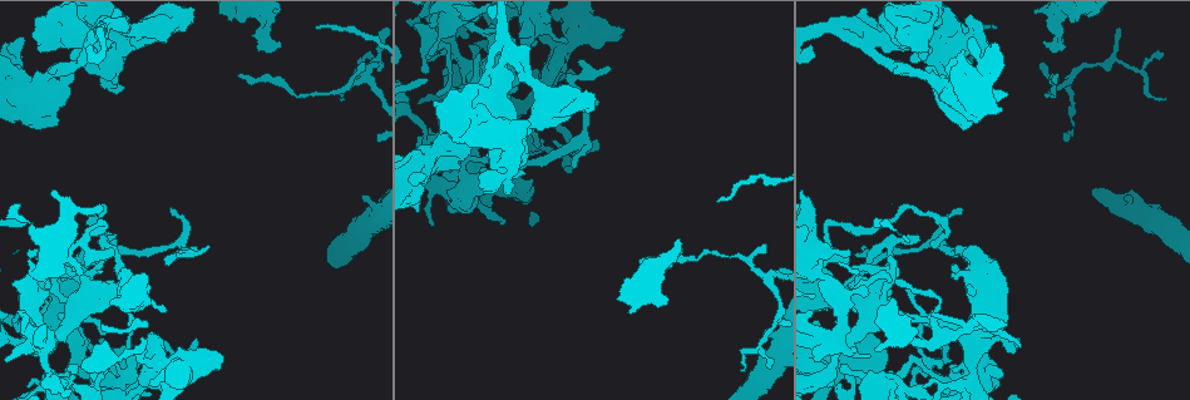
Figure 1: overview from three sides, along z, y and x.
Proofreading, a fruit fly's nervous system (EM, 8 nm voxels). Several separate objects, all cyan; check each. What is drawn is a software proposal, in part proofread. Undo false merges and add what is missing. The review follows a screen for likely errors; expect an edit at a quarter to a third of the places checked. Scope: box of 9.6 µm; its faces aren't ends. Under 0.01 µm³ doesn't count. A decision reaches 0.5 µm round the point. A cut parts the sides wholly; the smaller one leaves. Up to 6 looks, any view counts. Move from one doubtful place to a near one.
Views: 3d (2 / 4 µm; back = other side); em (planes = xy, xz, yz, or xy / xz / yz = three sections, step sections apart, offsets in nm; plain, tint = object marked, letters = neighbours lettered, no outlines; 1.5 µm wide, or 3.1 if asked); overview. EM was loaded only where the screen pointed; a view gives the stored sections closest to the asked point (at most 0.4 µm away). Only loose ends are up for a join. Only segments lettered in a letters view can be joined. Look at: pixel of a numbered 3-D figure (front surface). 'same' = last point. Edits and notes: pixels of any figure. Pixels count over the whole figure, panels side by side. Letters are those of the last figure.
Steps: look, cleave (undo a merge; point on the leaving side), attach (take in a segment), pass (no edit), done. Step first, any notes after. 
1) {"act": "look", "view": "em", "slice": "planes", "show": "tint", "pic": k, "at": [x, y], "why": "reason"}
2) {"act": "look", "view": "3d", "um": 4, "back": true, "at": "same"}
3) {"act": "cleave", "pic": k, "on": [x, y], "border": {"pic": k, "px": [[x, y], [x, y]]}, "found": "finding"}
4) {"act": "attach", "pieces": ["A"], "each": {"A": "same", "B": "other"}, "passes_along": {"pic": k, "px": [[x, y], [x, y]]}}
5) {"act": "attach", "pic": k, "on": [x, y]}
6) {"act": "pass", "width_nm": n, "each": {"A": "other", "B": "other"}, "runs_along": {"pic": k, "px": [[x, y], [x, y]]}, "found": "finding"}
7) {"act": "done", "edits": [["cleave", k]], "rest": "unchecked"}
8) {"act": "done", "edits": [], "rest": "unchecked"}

{"act": "look", "view": "3d", "um": 2, "pic": 1, "at": [995, 27], "why": "an open end"}

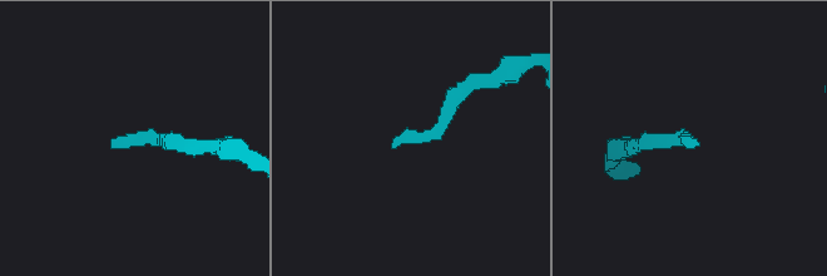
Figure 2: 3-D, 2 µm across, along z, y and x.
{"act": "look", "view": "em", "slice": "planes", "show": "letters", "pic": 2, "at": [113, 147]}

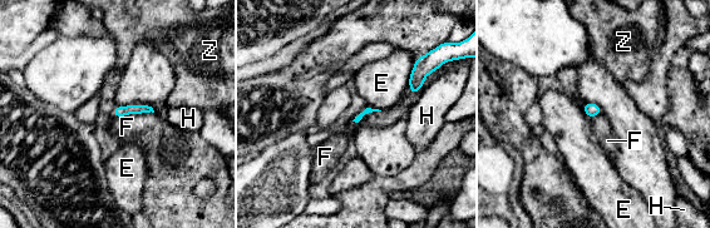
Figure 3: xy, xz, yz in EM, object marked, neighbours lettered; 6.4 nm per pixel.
{"act": "pass", "each": {"E": "other", "F": "other", "H": "other", "Z": "other"}, "border": {"pic": 3, "px": [[381, 110], [353, 122]]}, "found": "none of them fits"}

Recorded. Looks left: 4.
{"act": "look", "view": "3d", "um": 4, "pic": 1, "at": [874, 52], "why": "touches itself"}

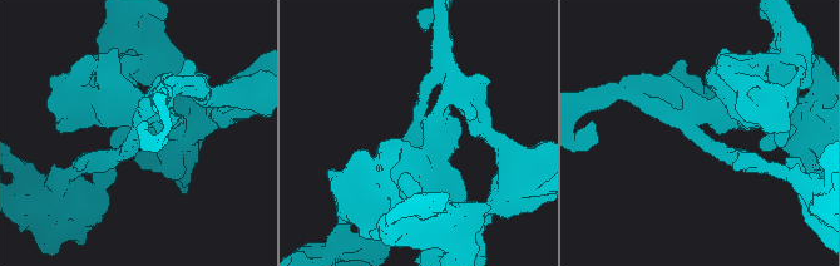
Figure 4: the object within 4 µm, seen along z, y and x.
{"act": "look", "view": "em", "slice": "xz", "step": 4, "show": "tint", "pic": 4, "at": [698, 133], "arms": 4, "why": "now the EM"}

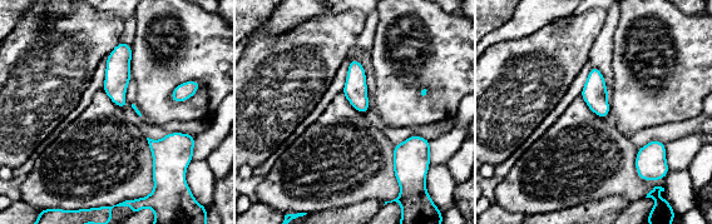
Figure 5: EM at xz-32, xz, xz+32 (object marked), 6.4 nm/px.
{"act": "look", "view": "em", "slice": "planes", "show": "letters", "at": "same", "why": "cut it another way"}

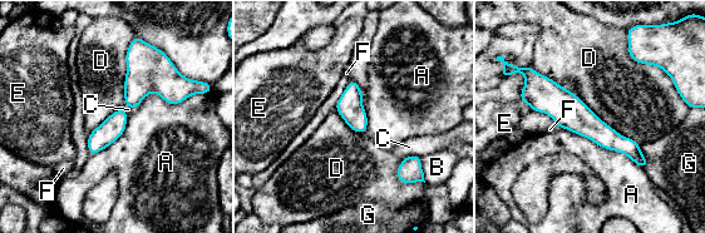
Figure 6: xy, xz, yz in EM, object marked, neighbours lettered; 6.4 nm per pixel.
{"act": "pass", "width_nm": 150, "each": {"A": "other", "B": "other", "C": "other", "D": "other", "E": "other", "F": "other", "G": "other"}, "border": {"pic": 6, "px": [[531, 67], [639, 143]]}, "found": "one neuron here"}

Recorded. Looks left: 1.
{"act": "done", "edits": [], "rest": "unchecked"}

